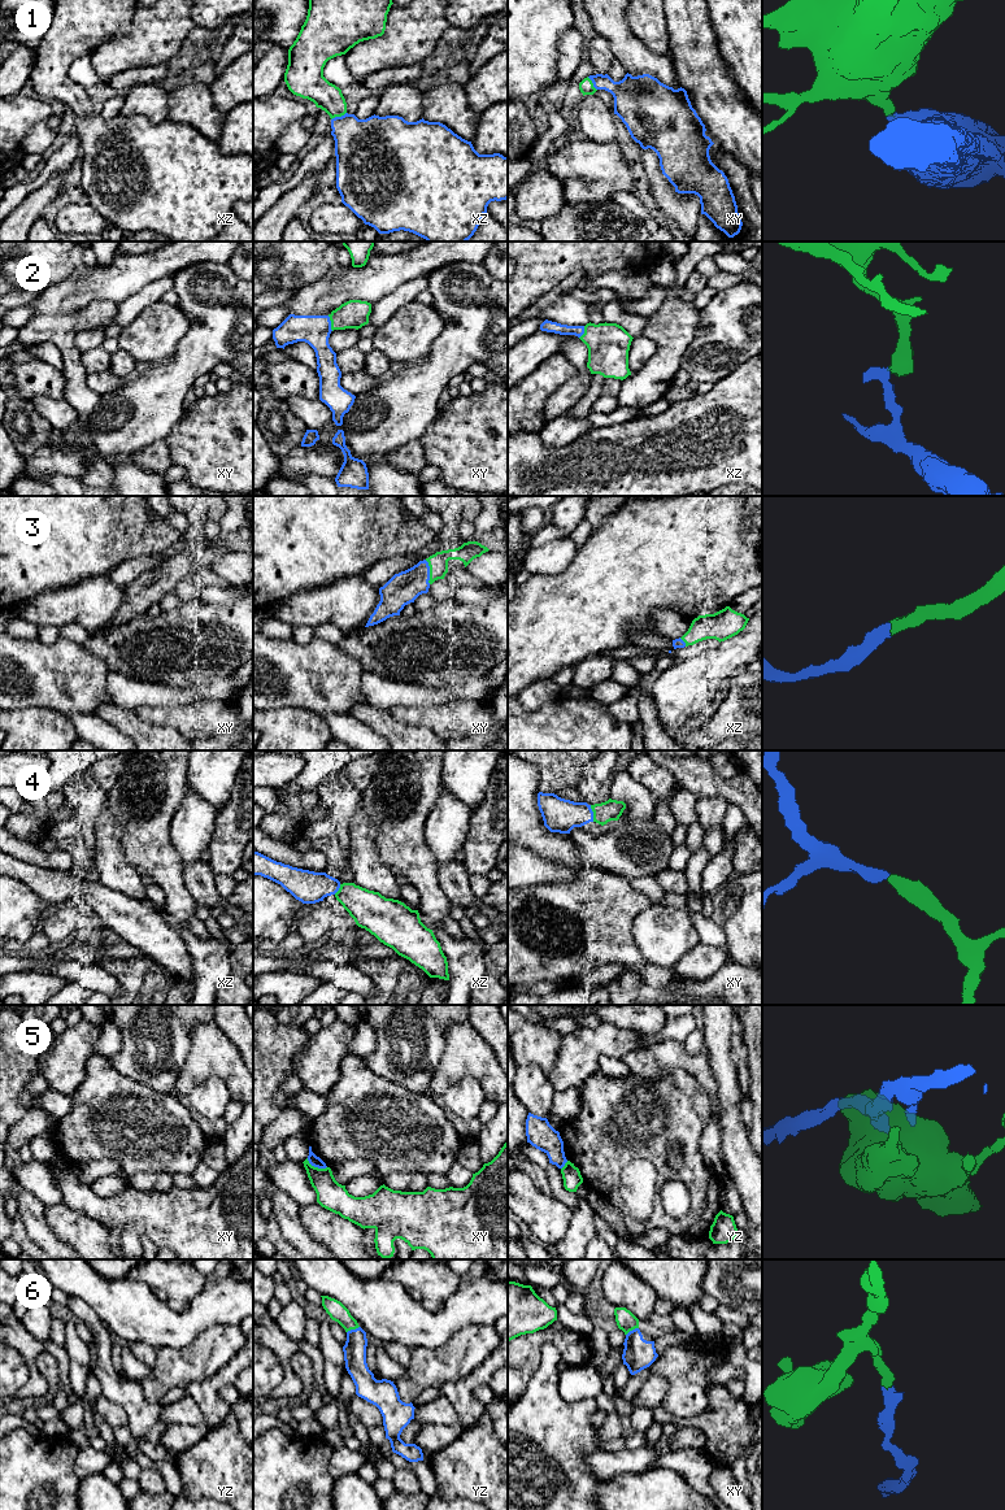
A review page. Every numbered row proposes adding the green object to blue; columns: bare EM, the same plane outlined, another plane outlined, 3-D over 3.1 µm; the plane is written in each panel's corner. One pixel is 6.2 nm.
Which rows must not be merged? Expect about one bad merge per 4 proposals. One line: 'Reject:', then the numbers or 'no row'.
Reject: 5

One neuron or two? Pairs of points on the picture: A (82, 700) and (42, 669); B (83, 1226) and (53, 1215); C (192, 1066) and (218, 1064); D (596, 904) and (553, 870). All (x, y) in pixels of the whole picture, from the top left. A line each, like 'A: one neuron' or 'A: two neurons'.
A: one neuron
B: one neuron
C: one neuron
D: two neurons

